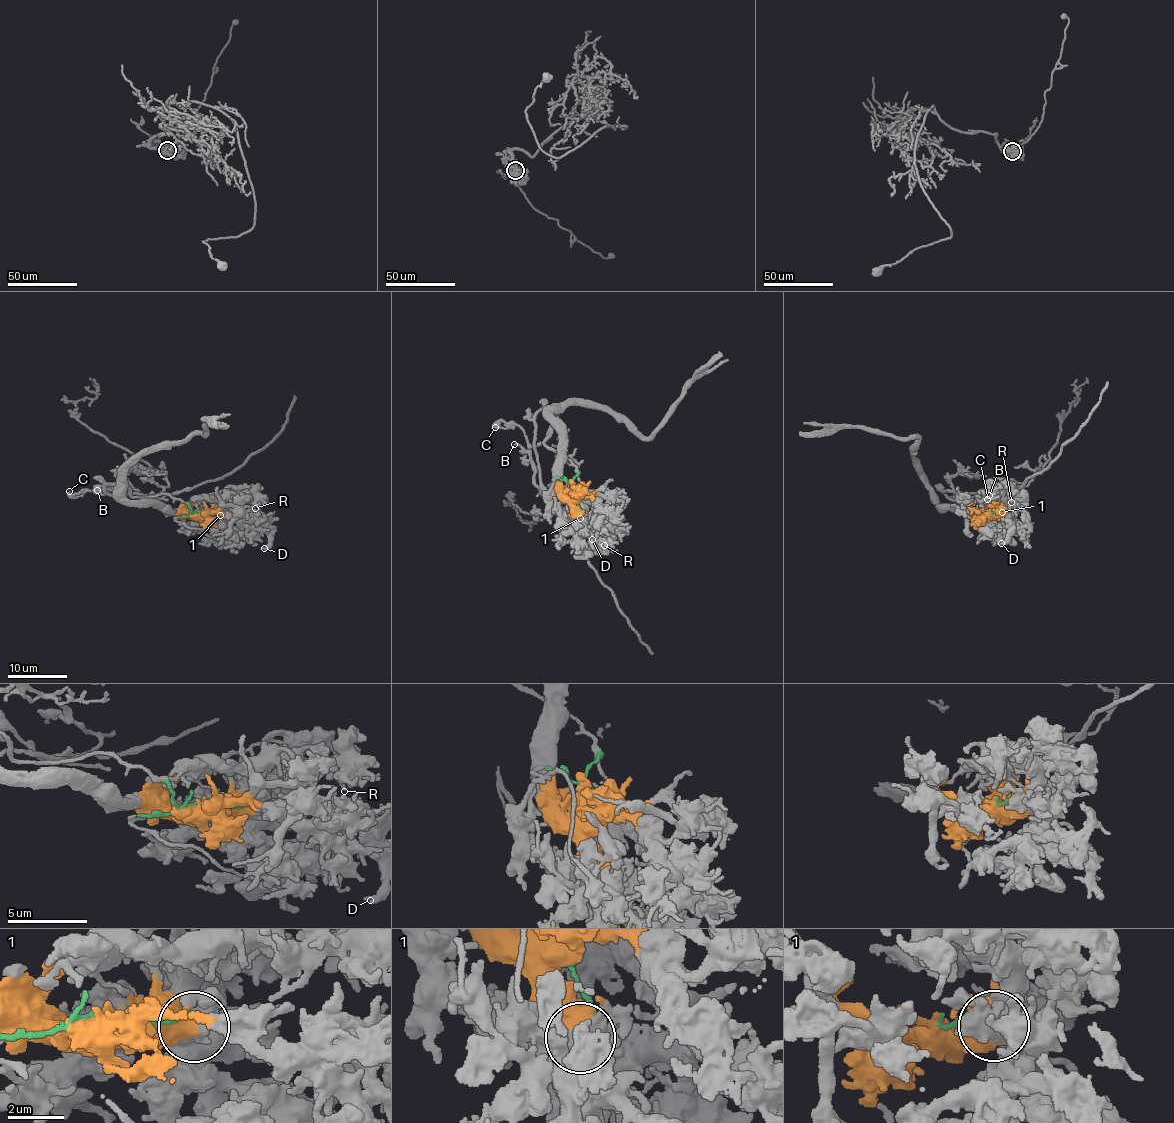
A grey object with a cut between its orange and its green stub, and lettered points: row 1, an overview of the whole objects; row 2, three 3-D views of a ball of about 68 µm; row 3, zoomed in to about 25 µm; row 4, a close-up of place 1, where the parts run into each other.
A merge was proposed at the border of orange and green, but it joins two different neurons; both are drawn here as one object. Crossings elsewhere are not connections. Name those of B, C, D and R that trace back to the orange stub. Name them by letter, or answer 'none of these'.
D, R

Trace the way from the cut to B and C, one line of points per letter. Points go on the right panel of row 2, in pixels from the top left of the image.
B: (984, 512), (974, 514), (966, 496), (967, 501), (955, 492), (981, 495), (990, 492), (988, 496)
C: (984, 512), (974, 514), (966, 496), (967, 501), (955, 492), (980, 495), (972, 498), (979, 502), (987, 499)

